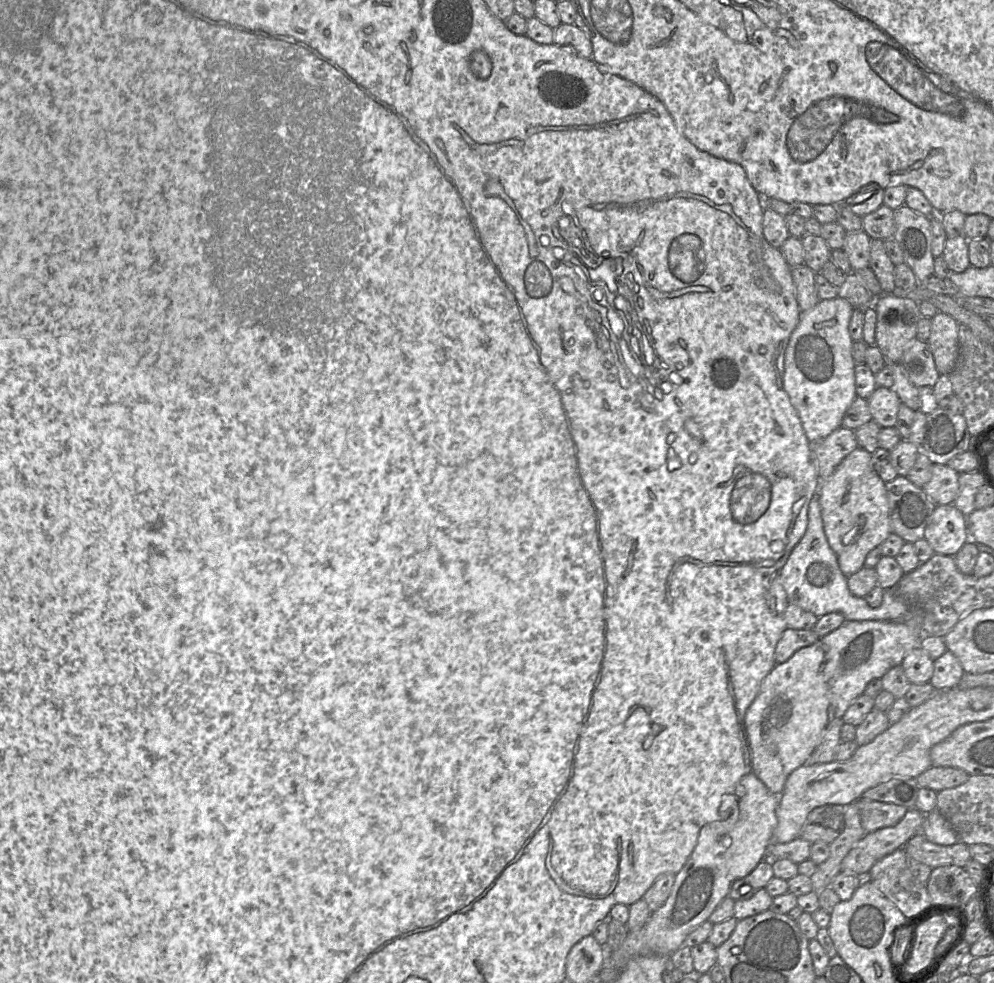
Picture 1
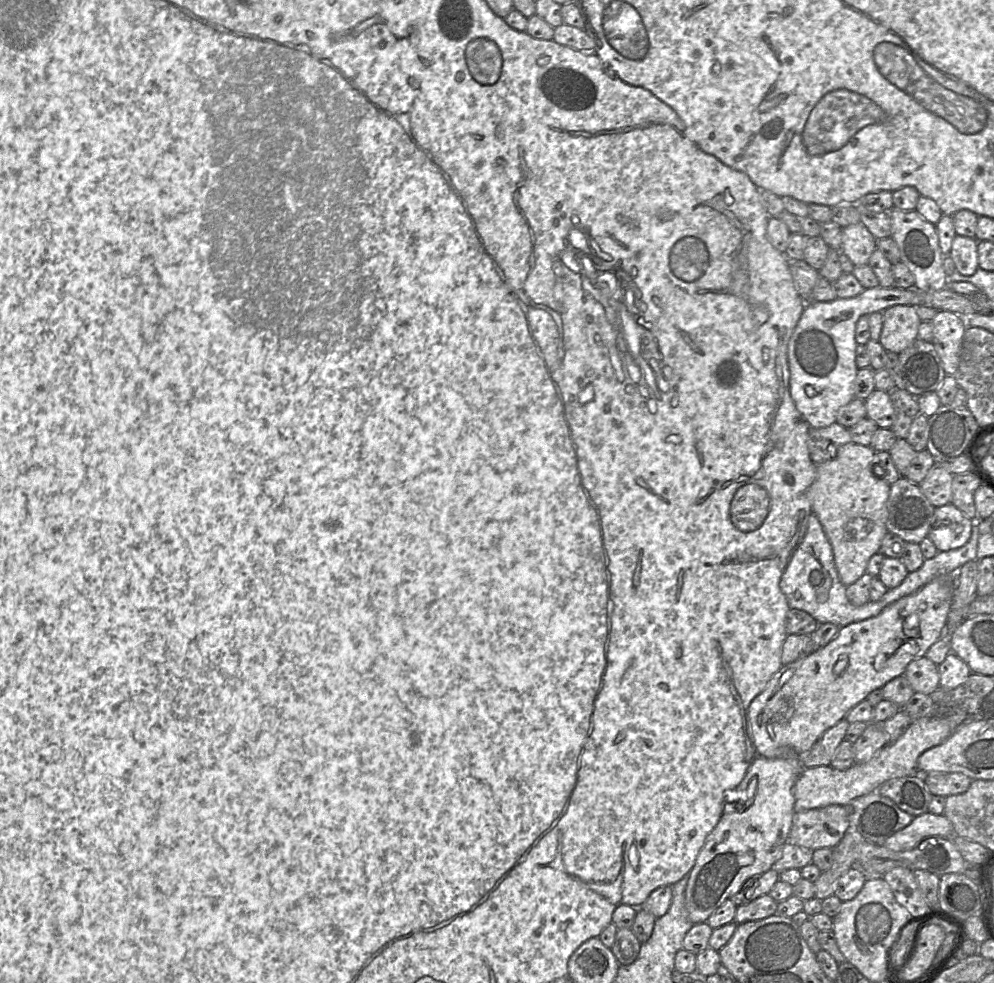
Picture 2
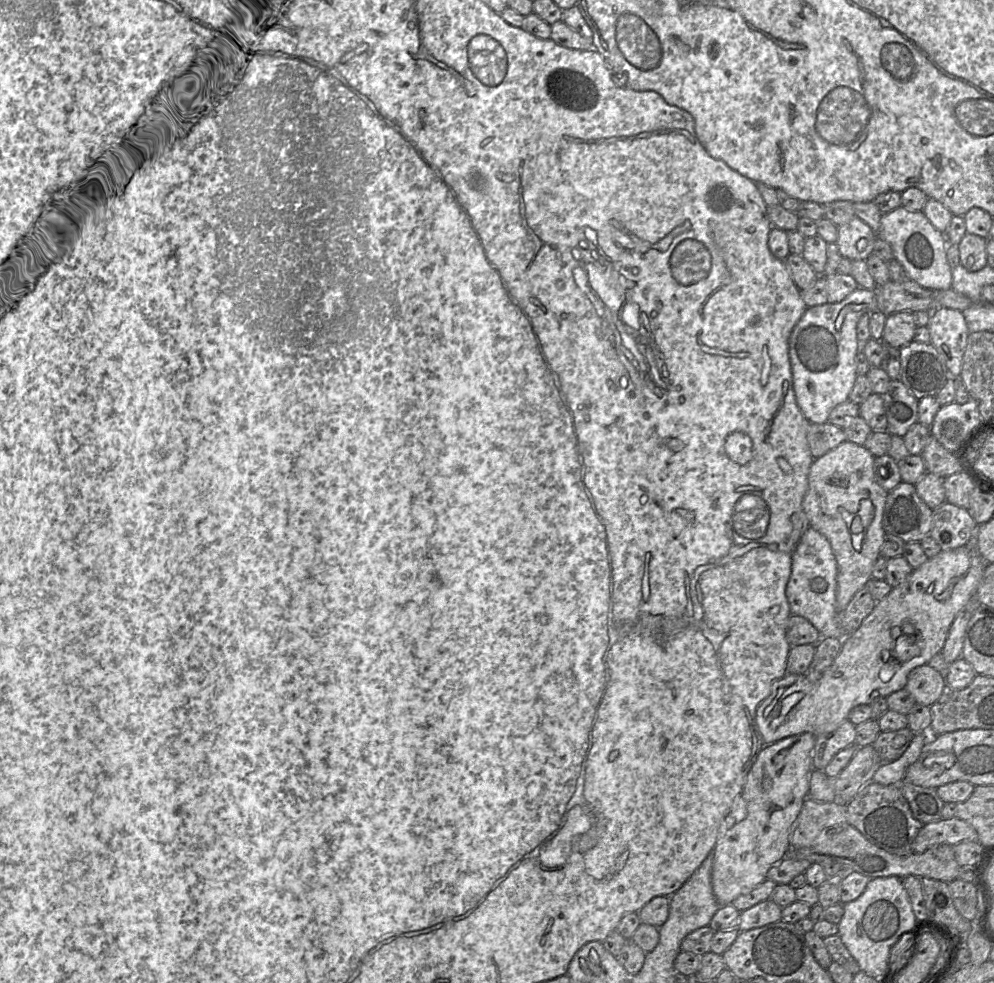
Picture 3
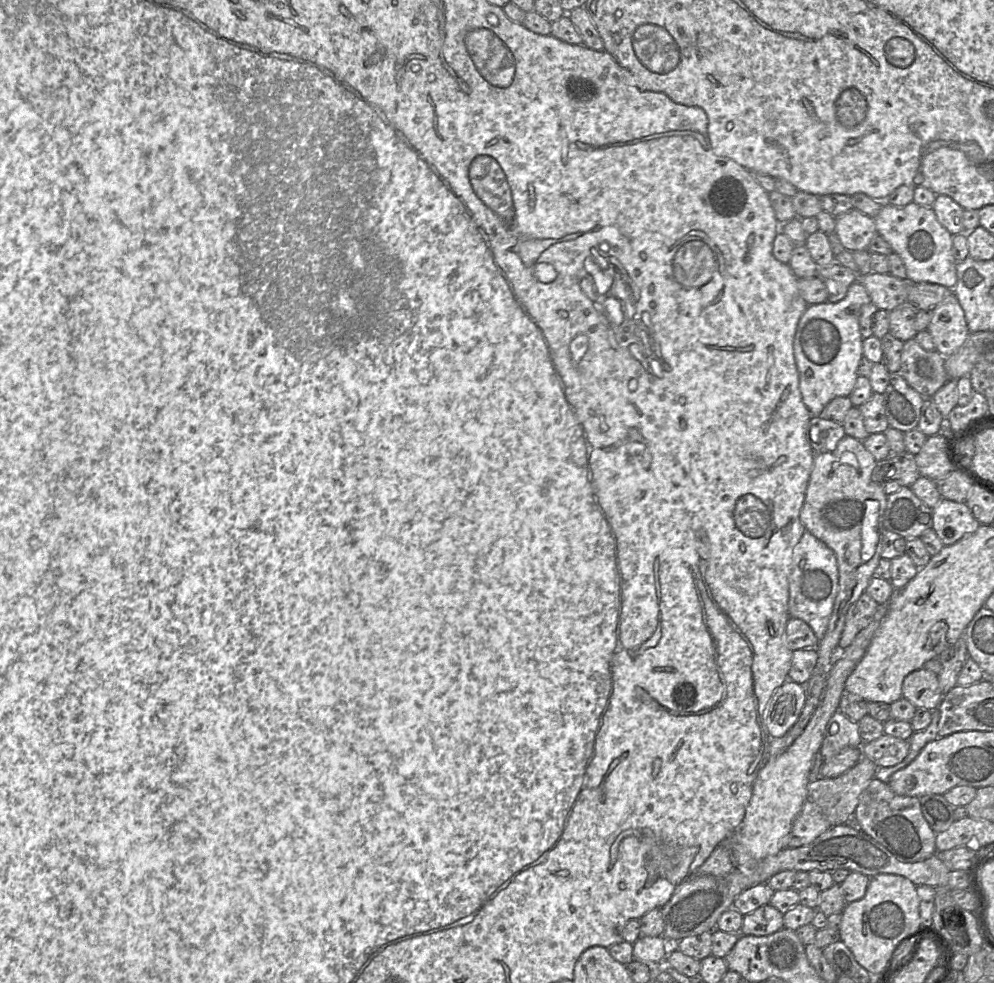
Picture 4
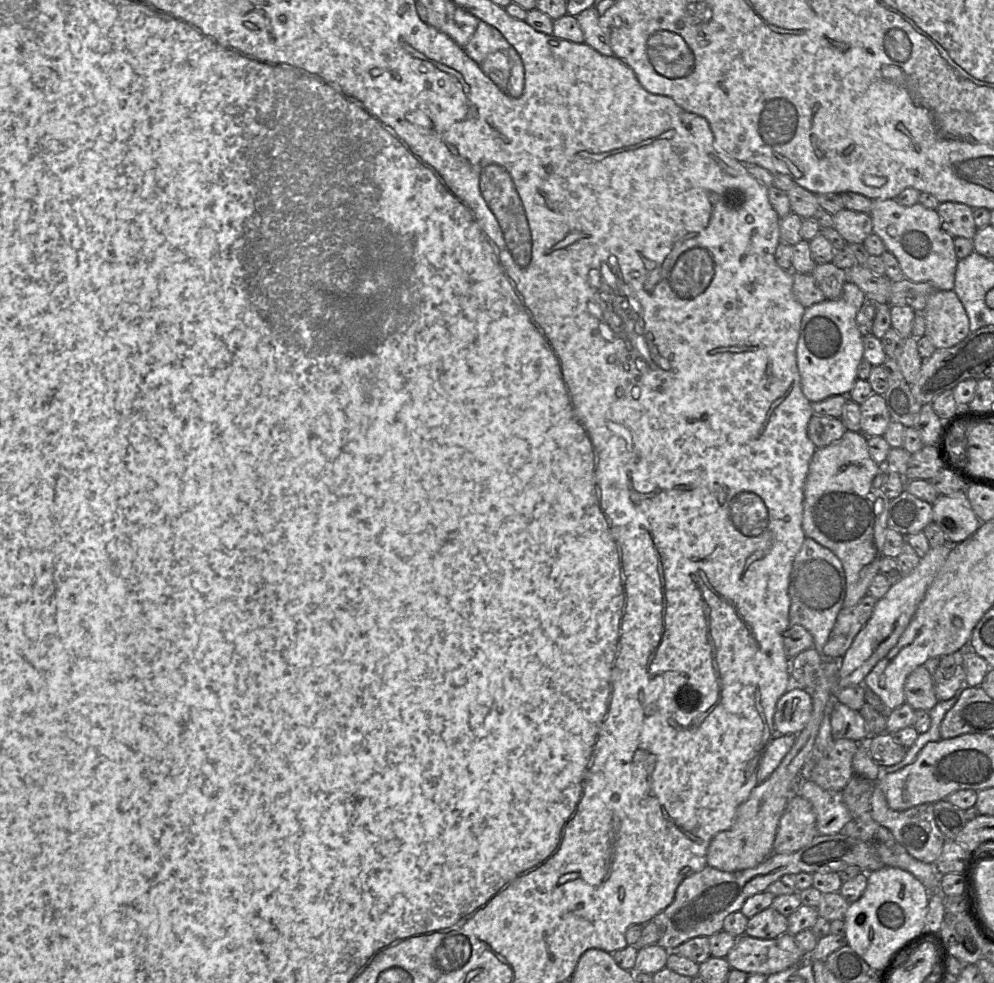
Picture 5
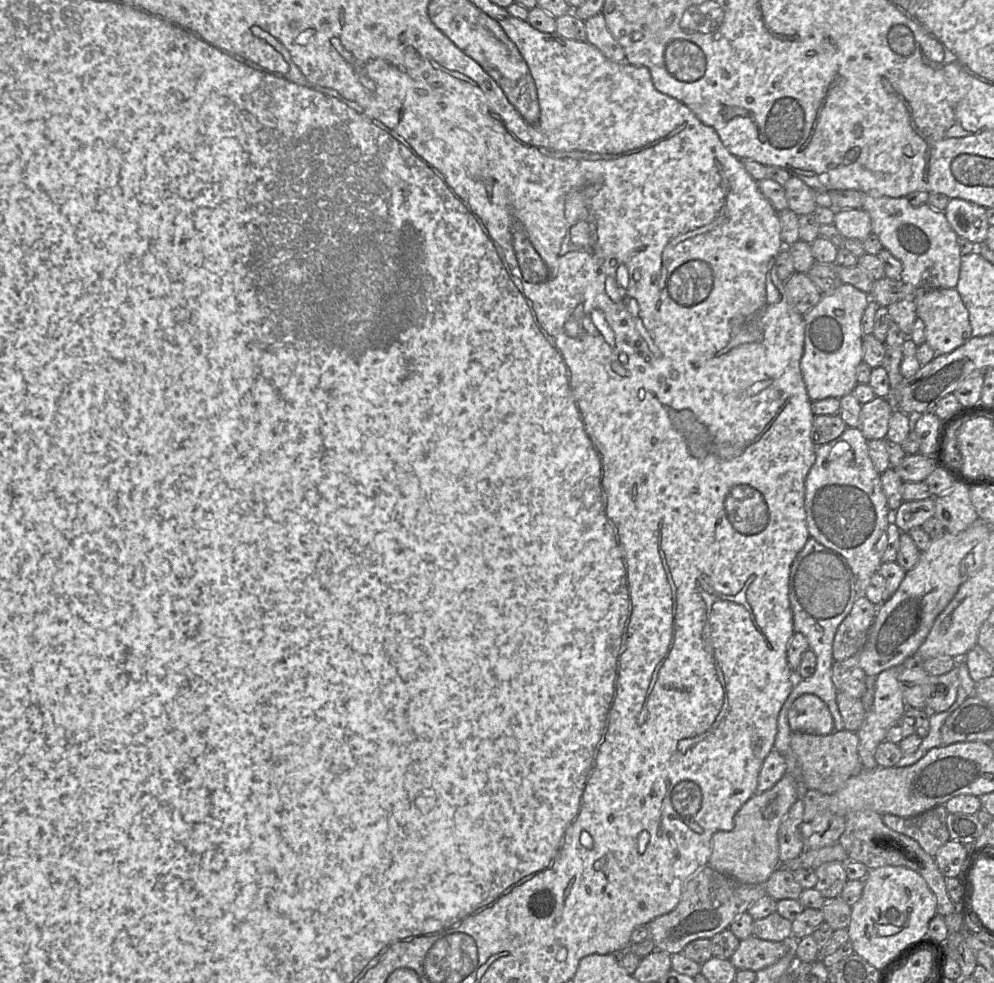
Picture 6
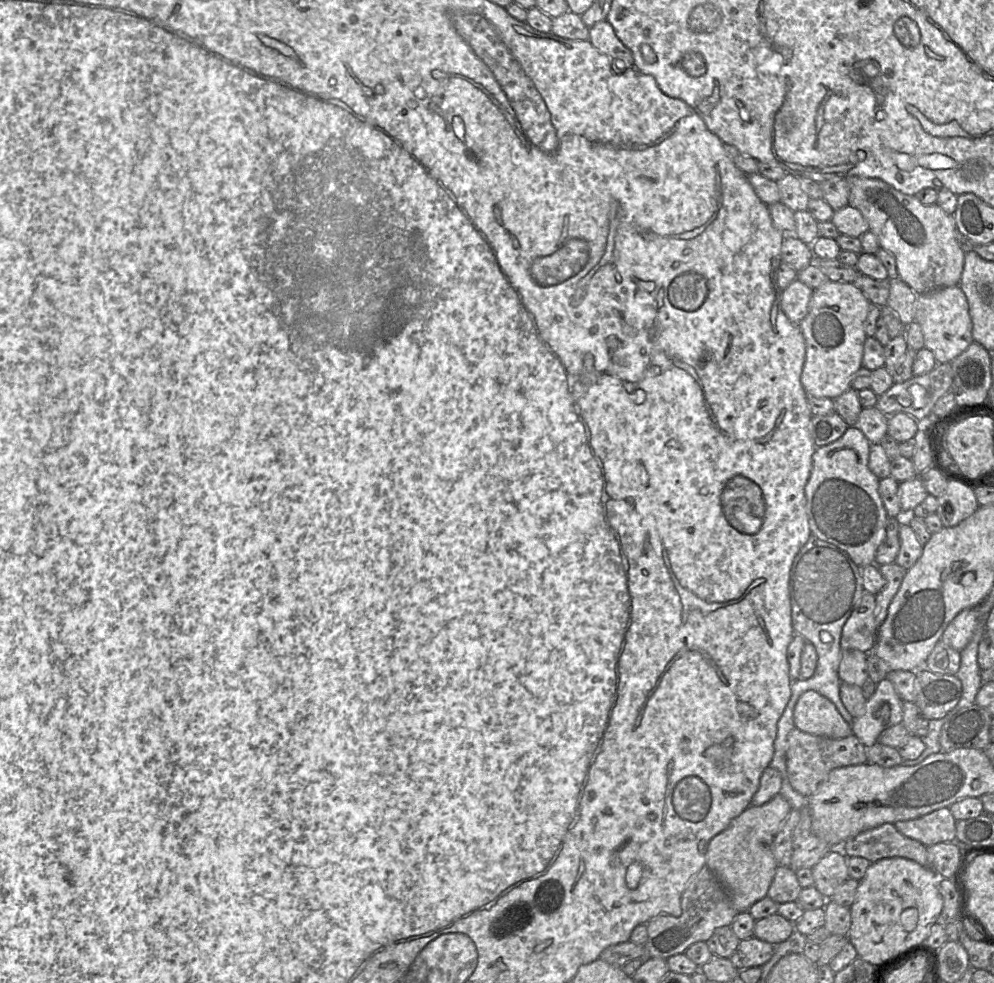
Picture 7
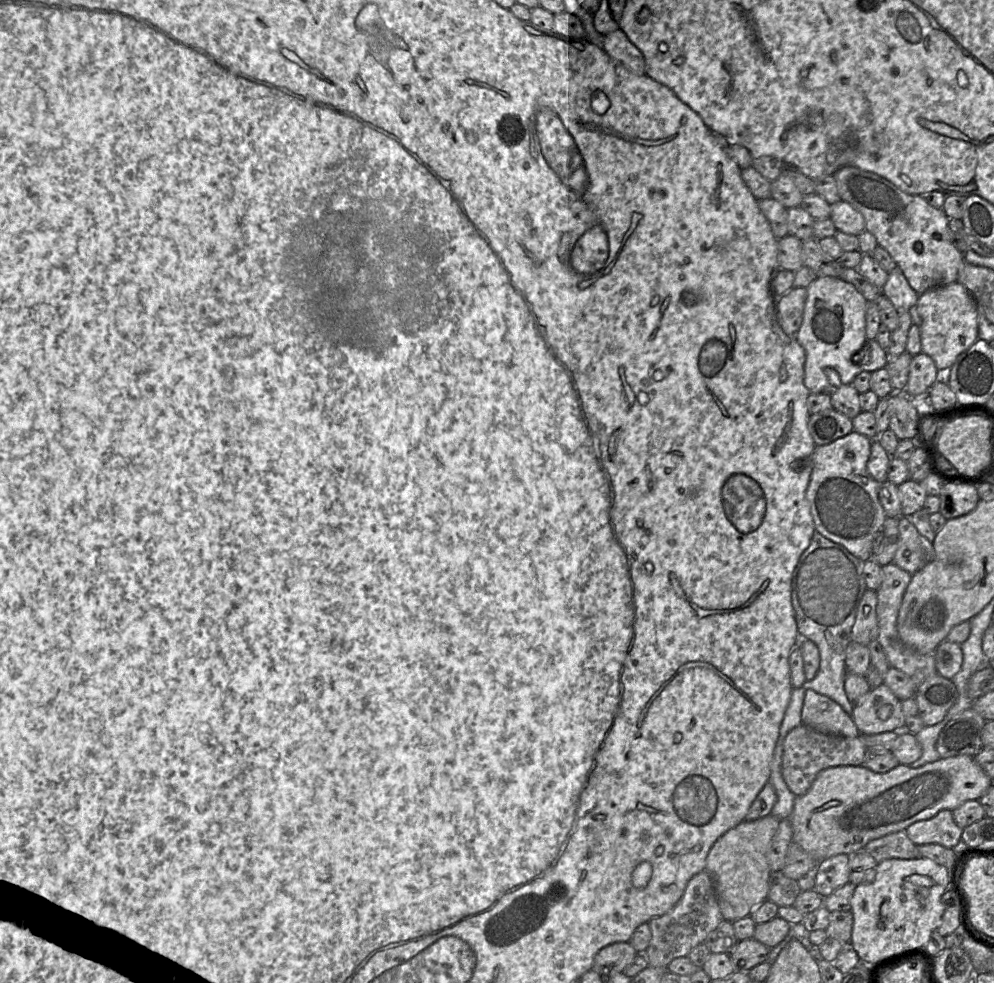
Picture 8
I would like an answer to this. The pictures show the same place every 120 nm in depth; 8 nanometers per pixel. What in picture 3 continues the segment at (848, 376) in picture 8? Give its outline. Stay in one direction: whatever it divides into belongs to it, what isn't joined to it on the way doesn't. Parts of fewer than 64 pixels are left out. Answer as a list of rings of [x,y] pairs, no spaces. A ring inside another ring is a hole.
[[[857,287],[840,302],[808,307],[794,326],[789,337],[793,390],[801,412],[810,423],[826,423],[832,409],[849,399],[857,377],[855,359],[862,346],[857,340],[857,322],[863,314],[874,311],[877,311],[875,290]]]

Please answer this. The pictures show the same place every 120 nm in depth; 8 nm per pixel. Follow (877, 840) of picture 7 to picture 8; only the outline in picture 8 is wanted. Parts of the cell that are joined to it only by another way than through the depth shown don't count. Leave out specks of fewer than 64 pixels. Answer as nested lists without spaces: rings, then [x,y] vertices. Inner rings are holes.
[[[898,831],[870,841],[863,850],[877,863],[886,859],[913,859],[920,857],[917,846],[909,839],[905,831]]]

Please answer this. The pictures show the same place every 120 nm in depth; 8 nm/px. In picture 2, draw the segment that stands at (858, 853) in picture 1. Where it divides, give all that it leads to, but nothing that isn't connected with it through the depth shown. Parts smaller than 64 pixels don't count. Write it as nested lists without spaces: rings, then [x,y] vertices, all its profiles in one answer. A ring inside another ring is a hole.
[[[927,812],[916,816],[908,826],[890,836],[883,846],[892,851],[905,851],[915,848],[926,838],[951,838],[953,835],[953,825],[943,814]]]

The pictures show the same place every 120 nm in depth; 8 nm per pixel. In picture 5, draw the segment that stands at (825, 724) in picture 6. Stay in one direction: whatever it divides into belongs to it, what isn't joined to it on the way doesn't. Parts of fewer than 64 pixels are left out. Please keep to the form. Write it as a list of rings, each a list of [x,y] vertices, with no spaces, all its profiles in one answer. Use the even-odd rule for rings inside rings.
[[[791,686],[777,701],[773,726],[776,734],[797,735],[808,723],[812,713],[809,689]]]

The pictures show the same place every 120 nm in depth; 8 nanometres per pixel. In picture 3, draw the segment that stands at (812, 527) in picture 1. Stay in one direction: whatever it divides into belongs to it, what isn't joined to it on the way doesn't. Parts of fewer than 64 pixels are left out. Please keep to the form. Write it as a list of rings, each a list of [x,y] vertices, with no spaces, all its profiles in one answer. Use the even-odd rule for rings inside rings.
[[[810,526],[801,537],[793,554],[786,596],[791,614],[806,618],[824,638],[843,638],[836,601],[837,575],[837,561],[830,542]]]

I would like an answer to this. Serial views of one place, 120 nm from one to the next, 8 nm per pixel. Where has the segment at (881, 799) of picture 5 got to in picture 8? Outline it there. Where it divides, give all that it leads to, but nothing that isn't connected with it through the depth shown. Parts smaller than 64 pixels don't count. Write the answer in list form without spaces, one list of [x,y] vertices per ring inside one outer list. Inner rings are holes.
[[[941,810],[928,820],[911,824],[906,828],[905,833],[916,846],[939,844],[957,849],[962,830],[955,822],[951,810]]]

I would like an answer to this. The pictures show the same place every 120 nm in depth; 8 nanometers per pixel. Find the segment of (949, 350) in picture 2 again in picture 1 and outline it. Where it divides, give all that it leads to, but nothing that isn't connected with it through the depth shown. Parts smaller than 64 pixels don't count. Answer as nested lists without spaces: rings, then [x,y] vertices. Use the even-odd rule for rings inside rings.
[[[938,312],[931,321],[927,343],[939,375],[949,376],[959,356],[959,324],[954,318],[942,312]]]

